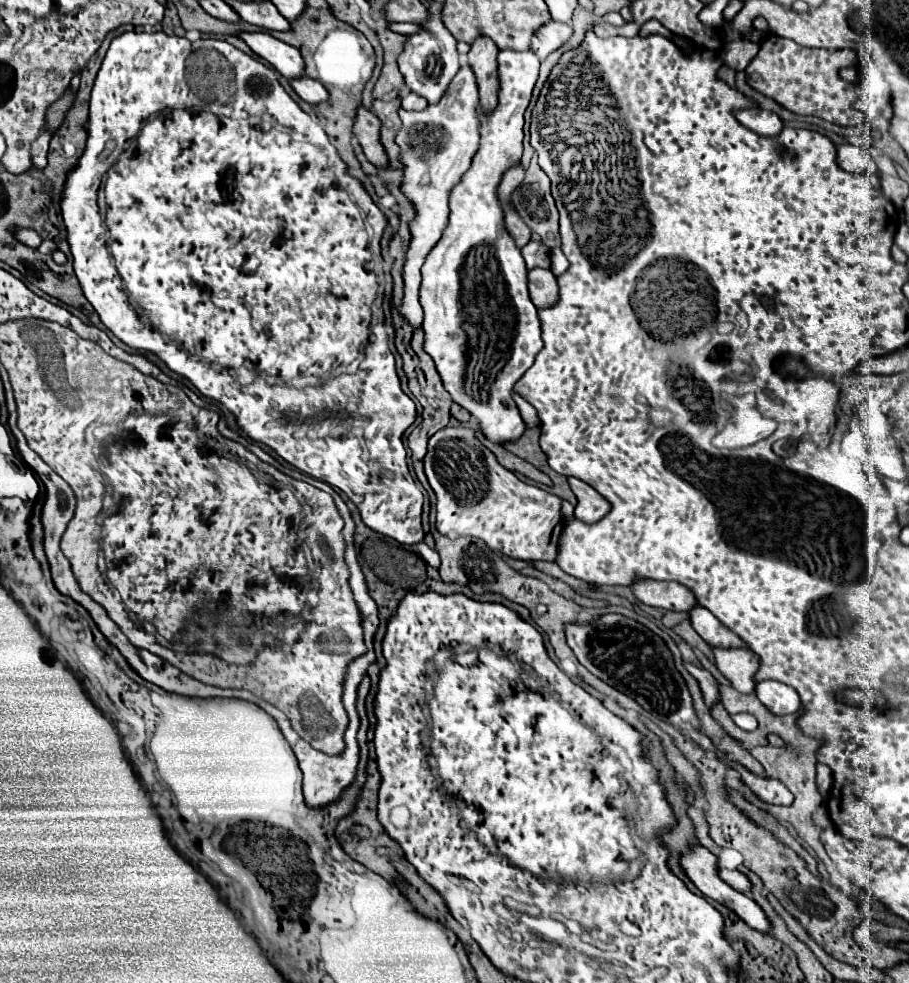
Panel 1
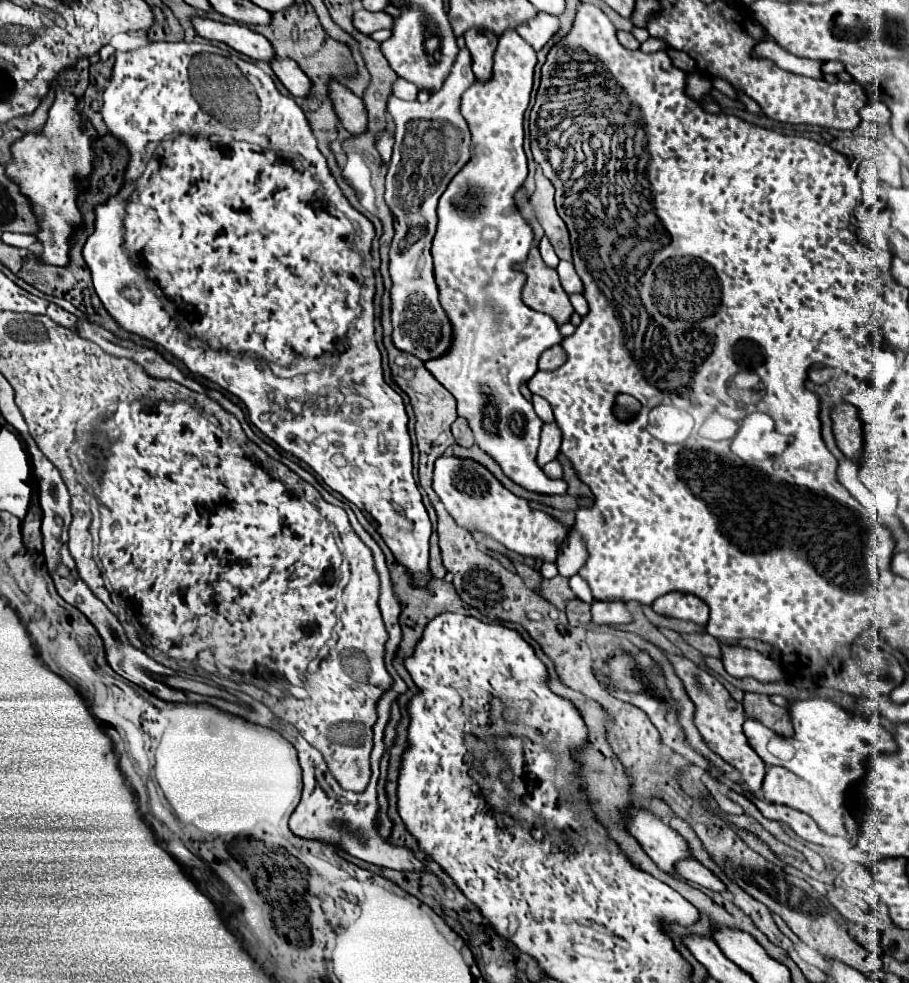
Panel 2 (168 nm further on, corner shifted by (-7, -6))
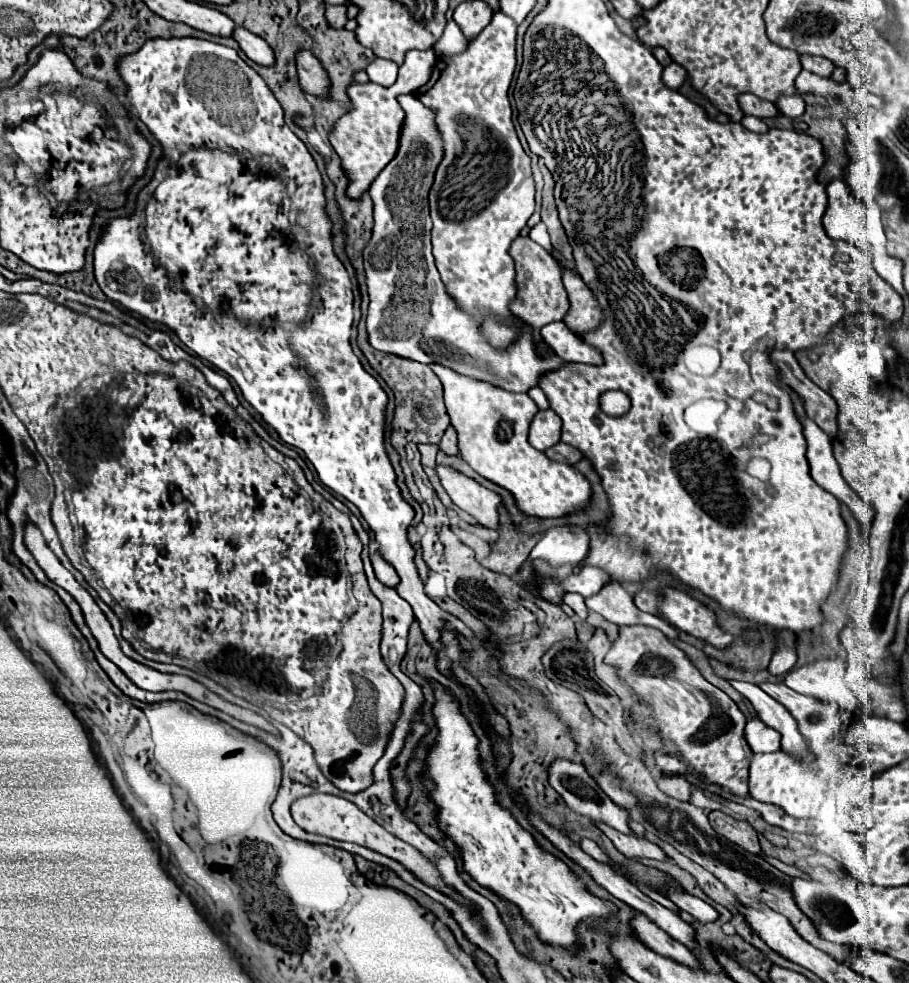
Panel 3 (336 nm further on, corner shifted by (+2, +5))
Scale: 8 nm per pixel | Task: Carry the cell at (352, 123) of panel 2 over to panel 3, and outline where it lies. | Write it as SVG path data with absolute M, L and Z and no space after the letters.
M311 50L297 54L297 72L299 72L299 84L305 94L311 94L315 98L329 96L329 76L325 76L325 68L321 68L321 62L317 56L313 56Z

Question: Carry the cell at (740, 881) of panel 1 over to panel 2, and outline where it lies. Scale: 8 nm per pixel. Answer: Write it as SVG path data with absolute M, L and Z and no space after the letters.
M696 859L678 861L678 863L674 865L674 869L676 869L676 873L678 873L682 879L686 879L686 881L690 881L690 883L696 883L696 885L700 885L700 887L708 887L708 889L712 889L712 891L724 891L724 889L726 889L724 883L722 883L718 877L714 877L706 867L702 867Z

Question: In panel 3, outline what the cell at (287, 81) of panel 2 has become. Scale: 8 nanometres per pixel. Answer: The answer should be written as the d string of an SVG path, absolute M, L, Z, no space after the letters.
M237 26L233 32L233 38L239 42L239 46L247 54L247 58L251 58L253 62L257 62L261 66L275 64L273 48L267 48L267 44L265 44L265 40L261 40L261 36L253 36L253 32Z

